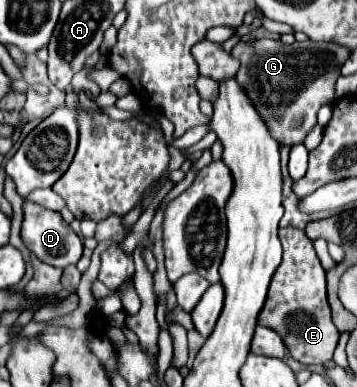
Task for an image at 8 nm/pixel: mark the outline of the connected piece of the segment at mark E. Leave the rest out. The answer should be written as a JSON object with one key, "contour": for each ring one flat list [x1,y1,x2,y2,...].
{"contour":[[295,227,279,229,279,241,283,245,283,261,271,279,267,301,257,317,257,323,279,333,295,361,303,365,325,365,331,361,339,339,339,331,331,321,331,309,327,303,325,269,321,267,305,231]]}

